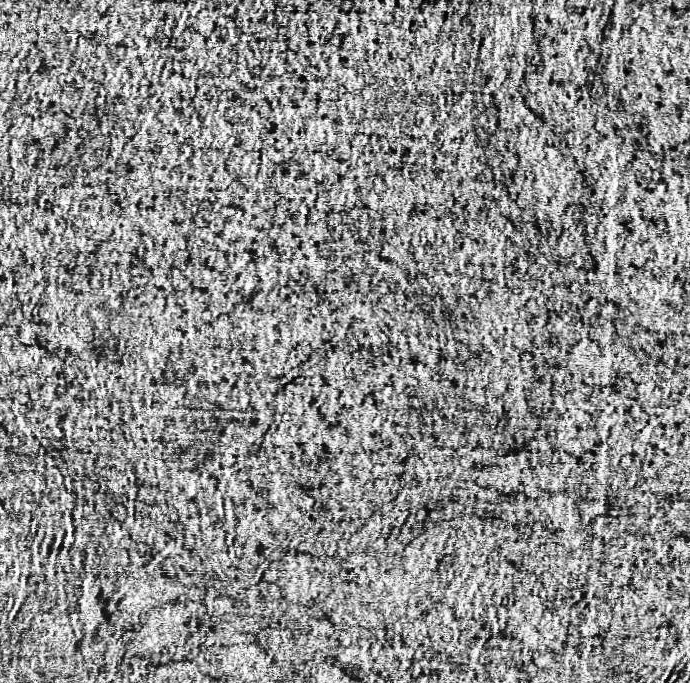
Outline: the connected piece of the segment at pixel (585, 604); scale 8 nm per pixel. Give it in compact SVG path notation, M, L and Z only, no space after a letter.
M584 593L580 601L568 599L568 621L582 637L602 635L610 625L610 609L598 597Z

